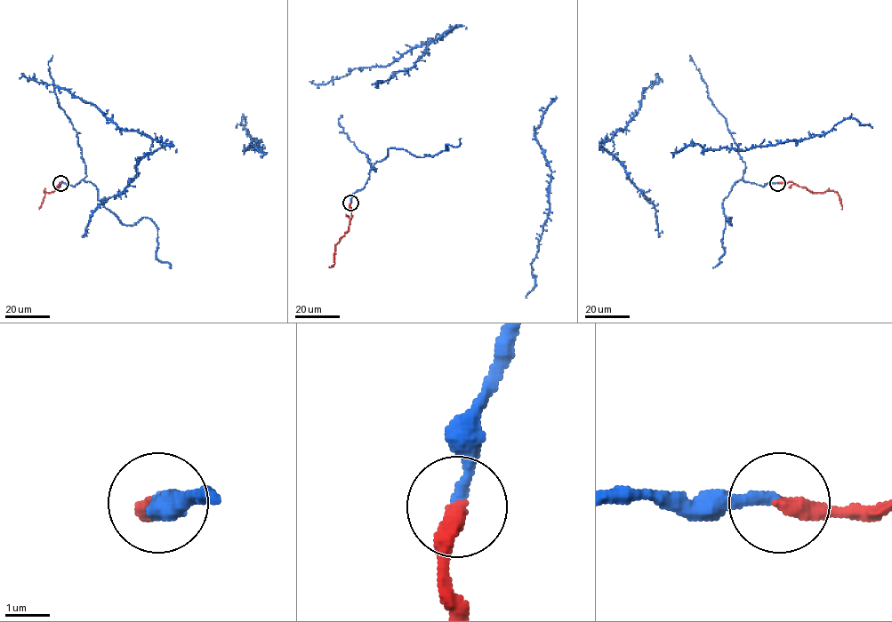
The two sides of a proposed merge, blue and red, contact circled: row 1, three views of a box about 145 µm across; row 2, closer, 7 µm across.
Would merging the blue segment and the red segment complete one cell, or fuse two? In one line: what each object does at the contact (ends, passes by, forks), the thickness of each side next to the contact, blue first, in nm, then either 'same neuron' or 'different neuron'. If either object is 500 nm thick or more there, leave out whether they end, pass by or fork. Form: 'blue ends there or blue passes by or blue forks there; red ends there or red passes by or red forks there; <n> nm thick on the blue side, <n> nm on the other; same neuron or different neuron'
blue ends there; red ends there; 280 nm thick on the blue side, 400 nm on the other; same neuron

